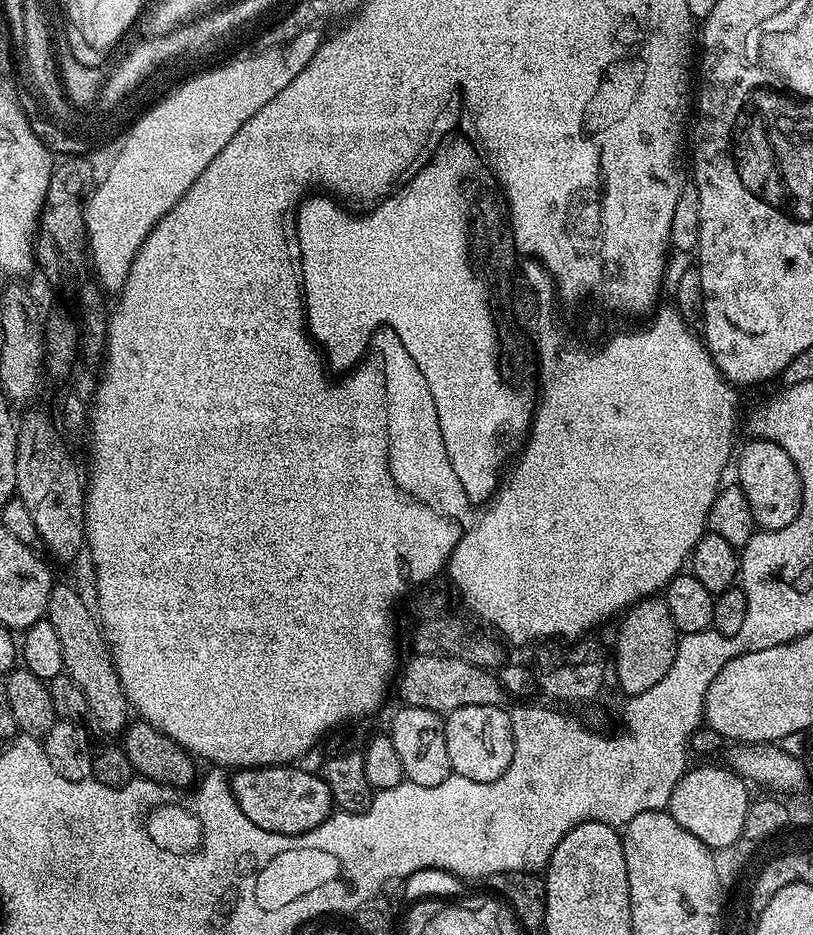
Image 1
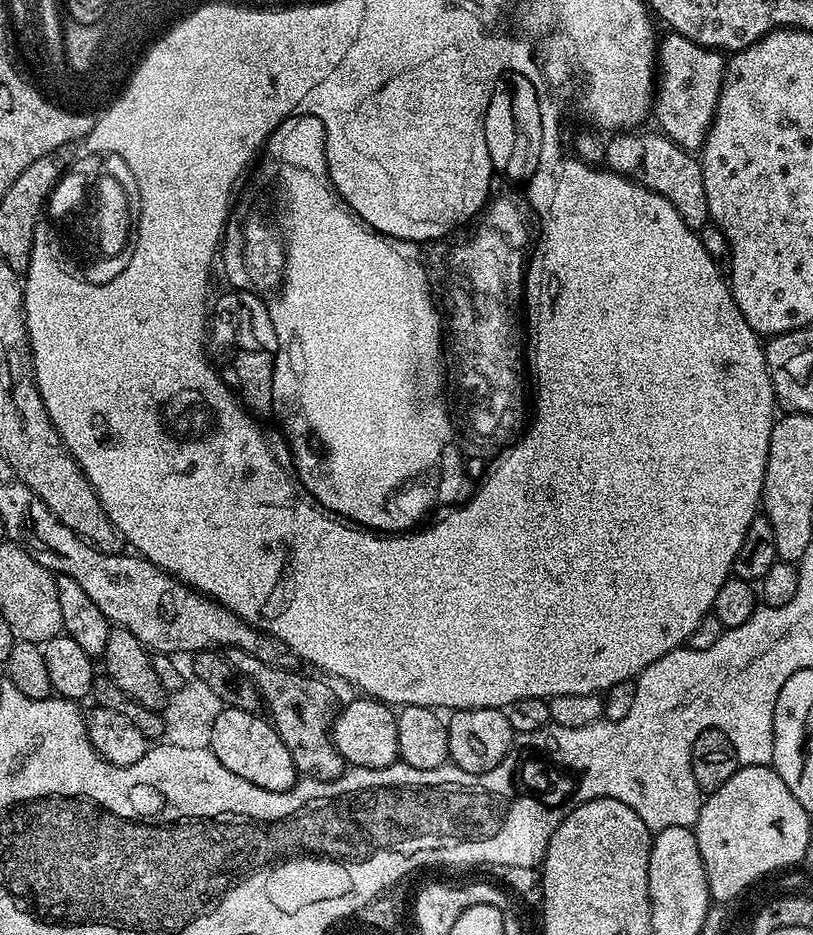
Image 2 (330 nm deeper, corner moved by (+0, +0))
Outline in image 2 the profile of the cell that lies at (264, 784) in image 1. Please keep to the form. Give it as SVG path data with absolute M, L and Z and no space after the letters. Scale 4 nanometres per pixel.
M224 706L214 720L210 751L216 755L218 762L222 762L222 766L226 766L226 770L230 770L230 774L246 778L246 782L262 786L262 790L285 792L297 782L298 773L290 758L290 750L286 750L271 723L255 712Z

